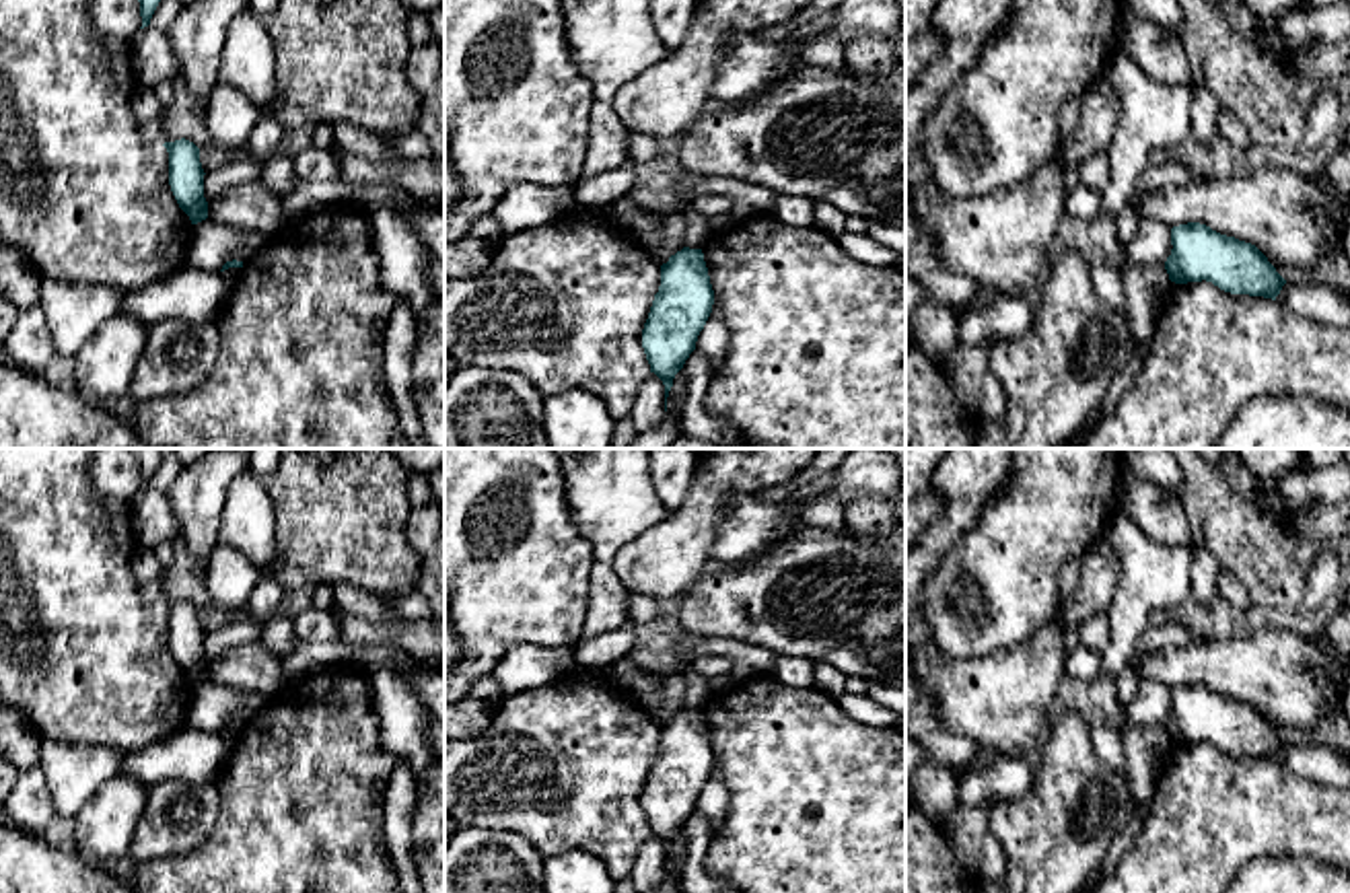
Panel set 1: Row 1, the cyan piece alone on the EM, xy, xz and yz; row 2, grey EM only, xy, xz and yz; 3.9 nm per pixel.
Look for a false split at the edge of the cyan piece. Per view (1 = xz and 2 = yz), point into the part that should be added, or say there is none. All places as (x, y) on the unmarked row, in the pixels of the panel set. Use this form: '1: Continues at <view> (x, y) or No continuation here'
1: No continuation here
2: No continuation here

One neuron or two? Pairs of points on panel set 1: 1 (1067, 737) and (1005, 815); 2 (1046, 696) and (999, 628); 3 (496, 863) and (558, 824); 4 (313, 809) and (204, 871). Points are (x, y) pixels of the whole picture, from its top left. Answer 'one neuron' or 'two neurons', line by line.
1: one neuron
2: two neurons
3: two neurons
4: one neuron

